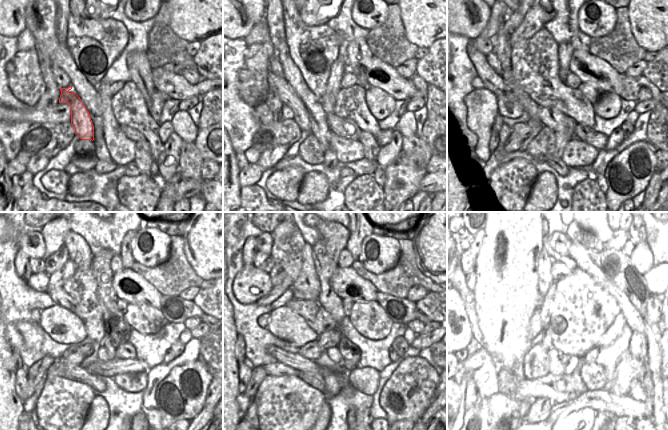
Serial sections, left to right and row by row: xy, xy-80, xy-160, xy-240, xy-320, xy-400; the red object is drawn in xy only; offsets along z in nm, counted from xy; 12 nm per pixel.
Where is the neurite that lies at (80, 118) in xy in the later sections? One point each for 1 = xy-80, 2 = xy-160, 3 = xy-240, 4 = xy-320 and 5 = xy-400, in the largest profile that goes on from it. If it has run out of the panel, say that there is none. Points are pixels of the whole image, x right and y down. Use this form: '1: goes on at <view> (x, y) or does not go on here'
1: goes on at xy-80 (284, 91)
2: goes on at xy-160 (493, 82)
3: goes on at xy-240 (22, 262)
4: goes on at xy-320 (249, 249)
5: goes on at xy-400 (479, 236)

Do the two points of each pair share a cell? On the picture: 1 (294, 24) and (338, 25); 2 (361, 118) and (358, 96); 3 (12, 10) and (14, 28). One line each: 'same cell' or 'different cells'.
1: different cells
2: same cell
3: same cell

